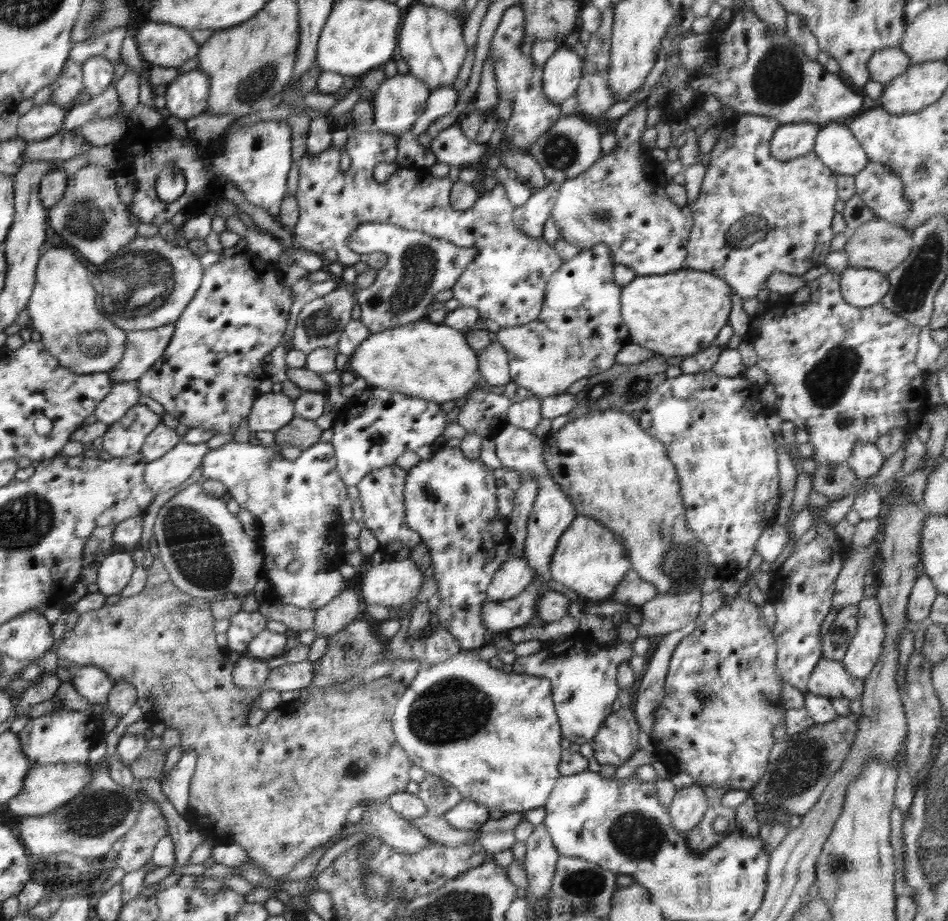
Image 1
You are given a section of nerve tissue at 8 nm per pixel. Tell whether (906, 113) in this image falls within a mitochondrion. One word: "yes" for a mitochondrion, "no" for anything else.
no

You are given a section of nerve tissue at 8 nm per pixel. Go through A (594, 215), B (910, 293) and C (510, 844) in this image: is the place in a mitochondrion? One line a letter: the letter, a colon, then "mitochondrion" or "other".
A: mitochondrion
B: mitochondrion
C: other

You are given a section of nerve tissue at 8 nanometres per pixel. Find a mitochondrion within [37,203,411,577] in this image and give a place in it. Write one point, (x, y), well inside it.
(140, 287)

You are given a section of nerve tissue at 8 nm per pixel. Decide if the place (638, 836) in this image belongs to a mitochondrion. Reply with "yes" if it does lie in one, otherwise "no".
yes

